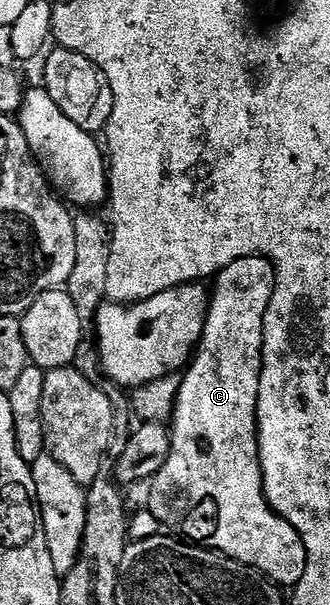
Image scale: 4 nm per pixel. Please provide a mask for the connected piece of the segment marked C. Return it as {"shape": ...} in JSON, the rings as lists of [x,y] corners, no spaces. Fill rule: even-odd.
{"shape":[[[261,256],[241,258],[232,264],[228,264],[228,268],[218,271],[213,282],[214,286],[212,285],[210,290],[210,307],[204,324],[202,339],[198,342],[198,349],[194,351],[194,357],[190,359],[184,373],[181,375],[182,383],[178,389],[178,399],[174,405],[174,416],[170,426],[168,460],[164,464],[164,468],[160,468],[160,472],[156,472],[149,483],[149,486],[151,486],[148,508],[152,512],[152,516],[156,516],[159,527],[165,528],[171,535],[196,546],[205,546],[208,550],[217,550],[225,558],[231,558],[245,566],[251,566],[251,568],[259,570],[265,578],[269,578],[271,582],[279,587],[293,588],[298,585],[299,580],[304,576],[304,568],[306,567],[304,540],[300,540],[296,528],[292,528],[292,524],[288,524],[288,520],[280,517],[268,504],[266,493],[262,487],[262,465],[258,455],[258,393],[262,383],[264,324],[266,323],[266,313],[270,307],[270,301],[274,298],[274,265]]]}

